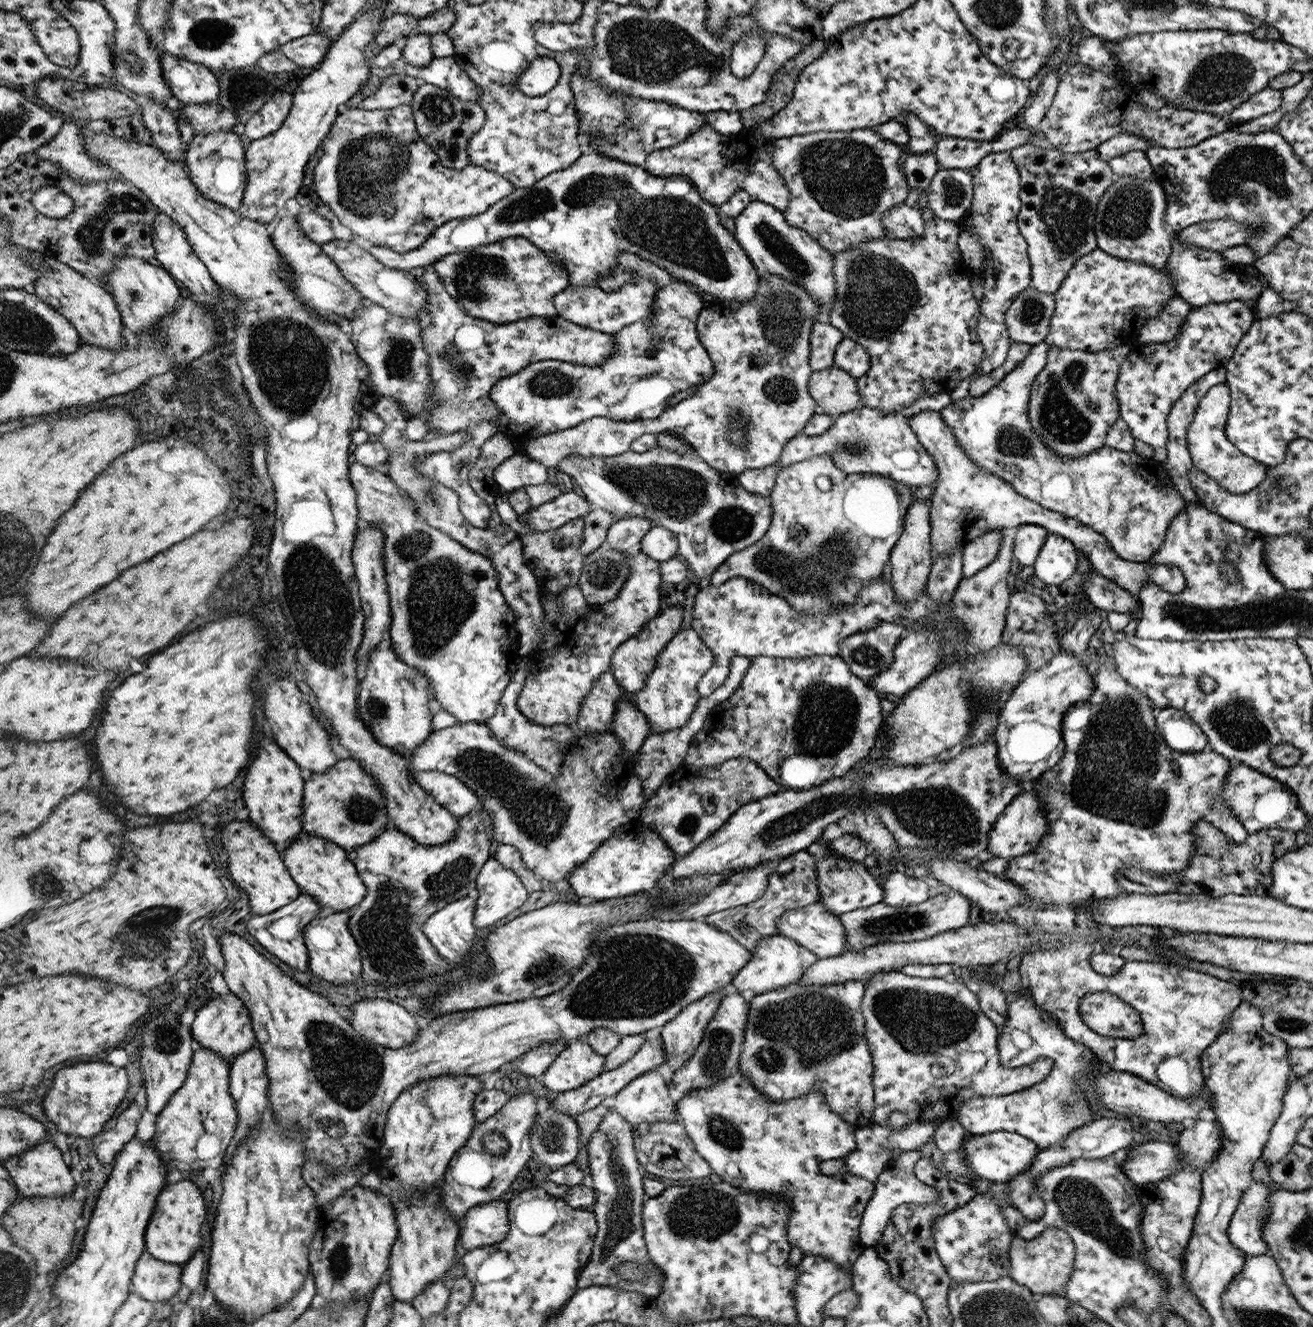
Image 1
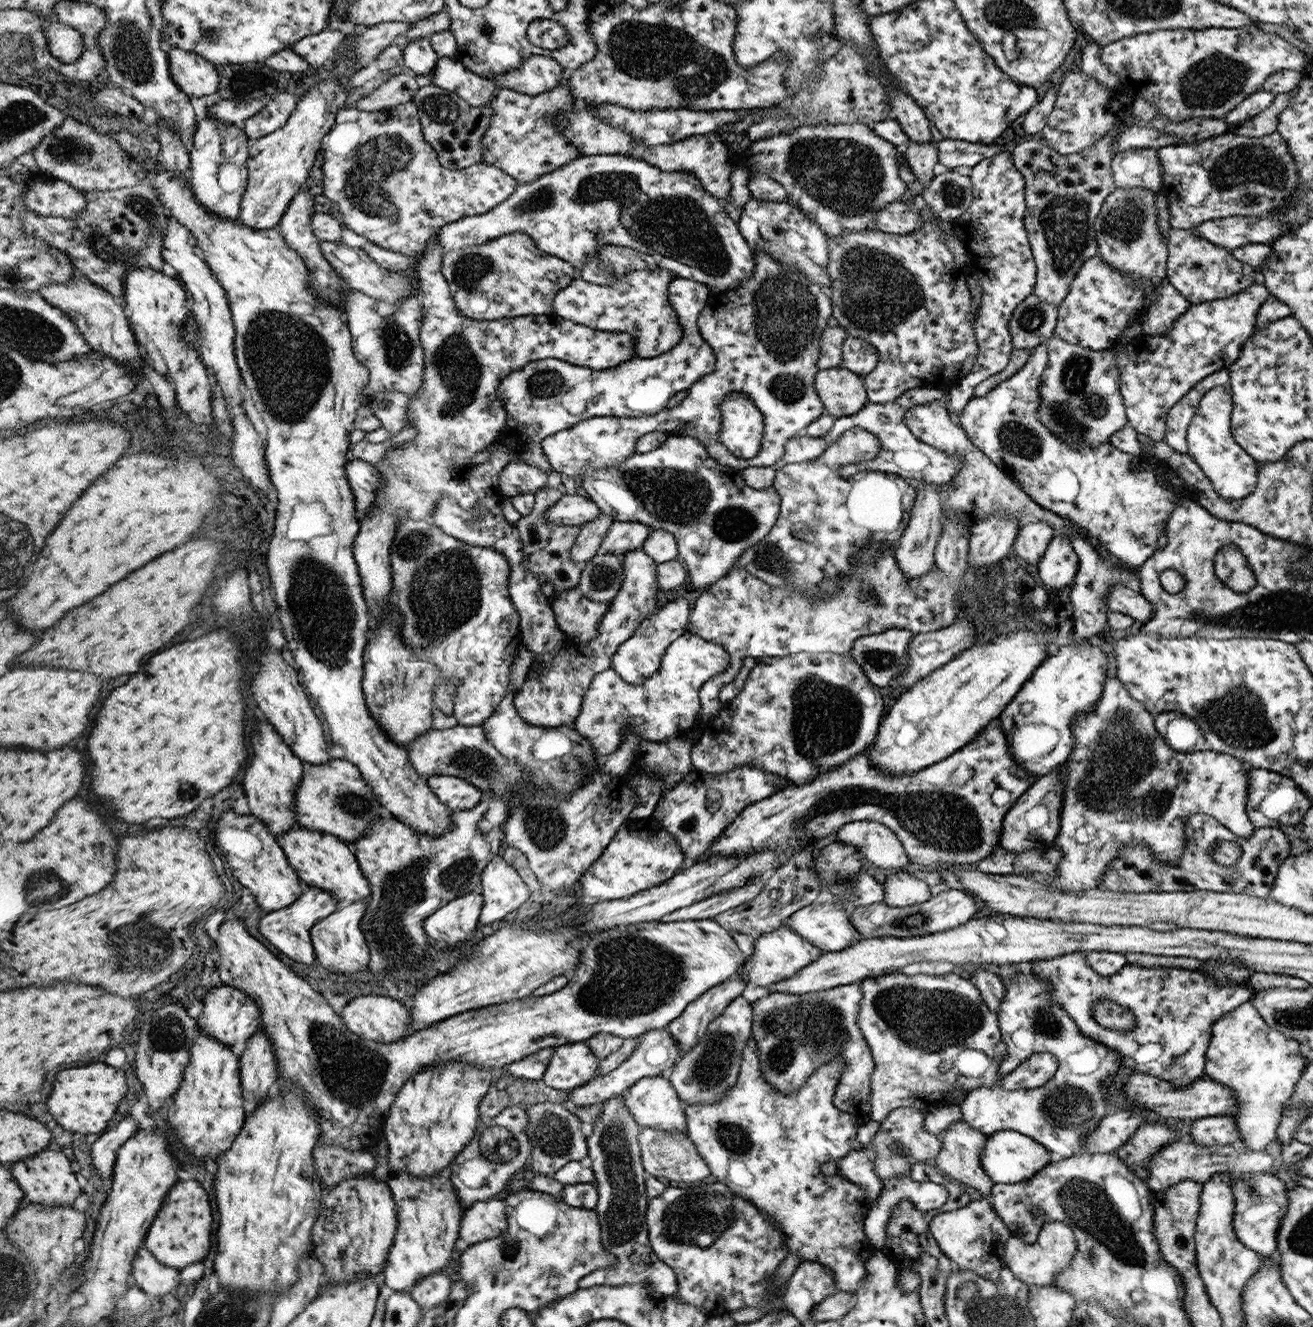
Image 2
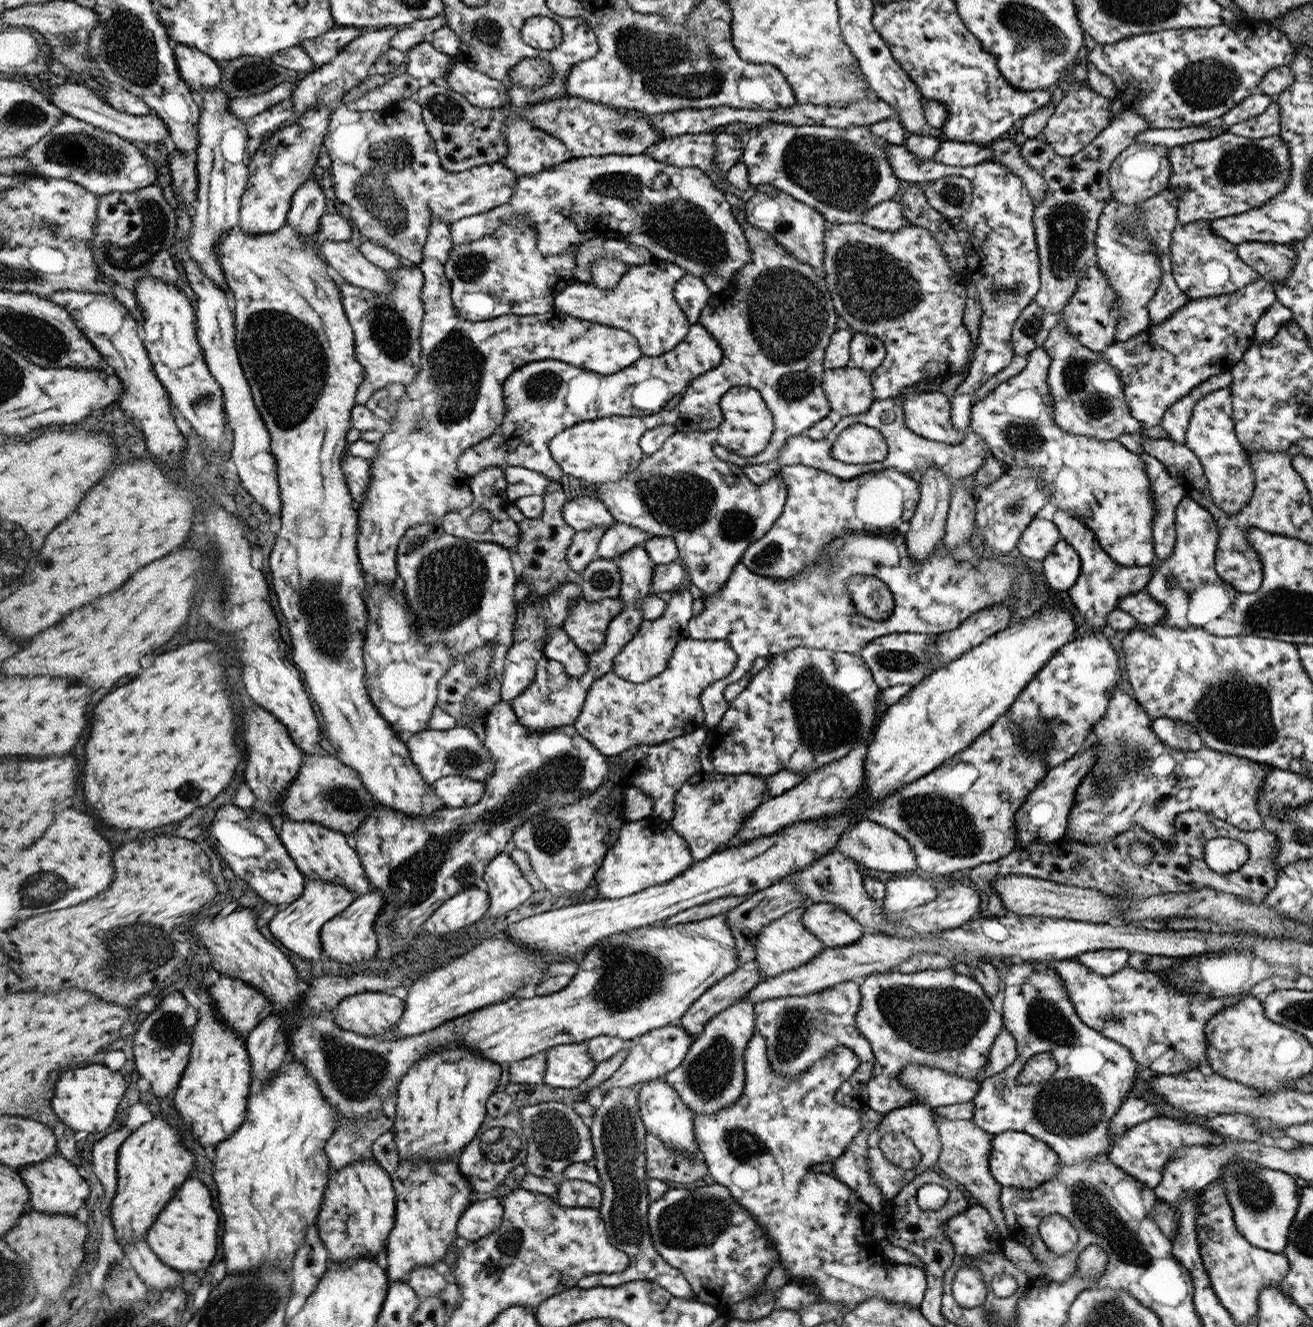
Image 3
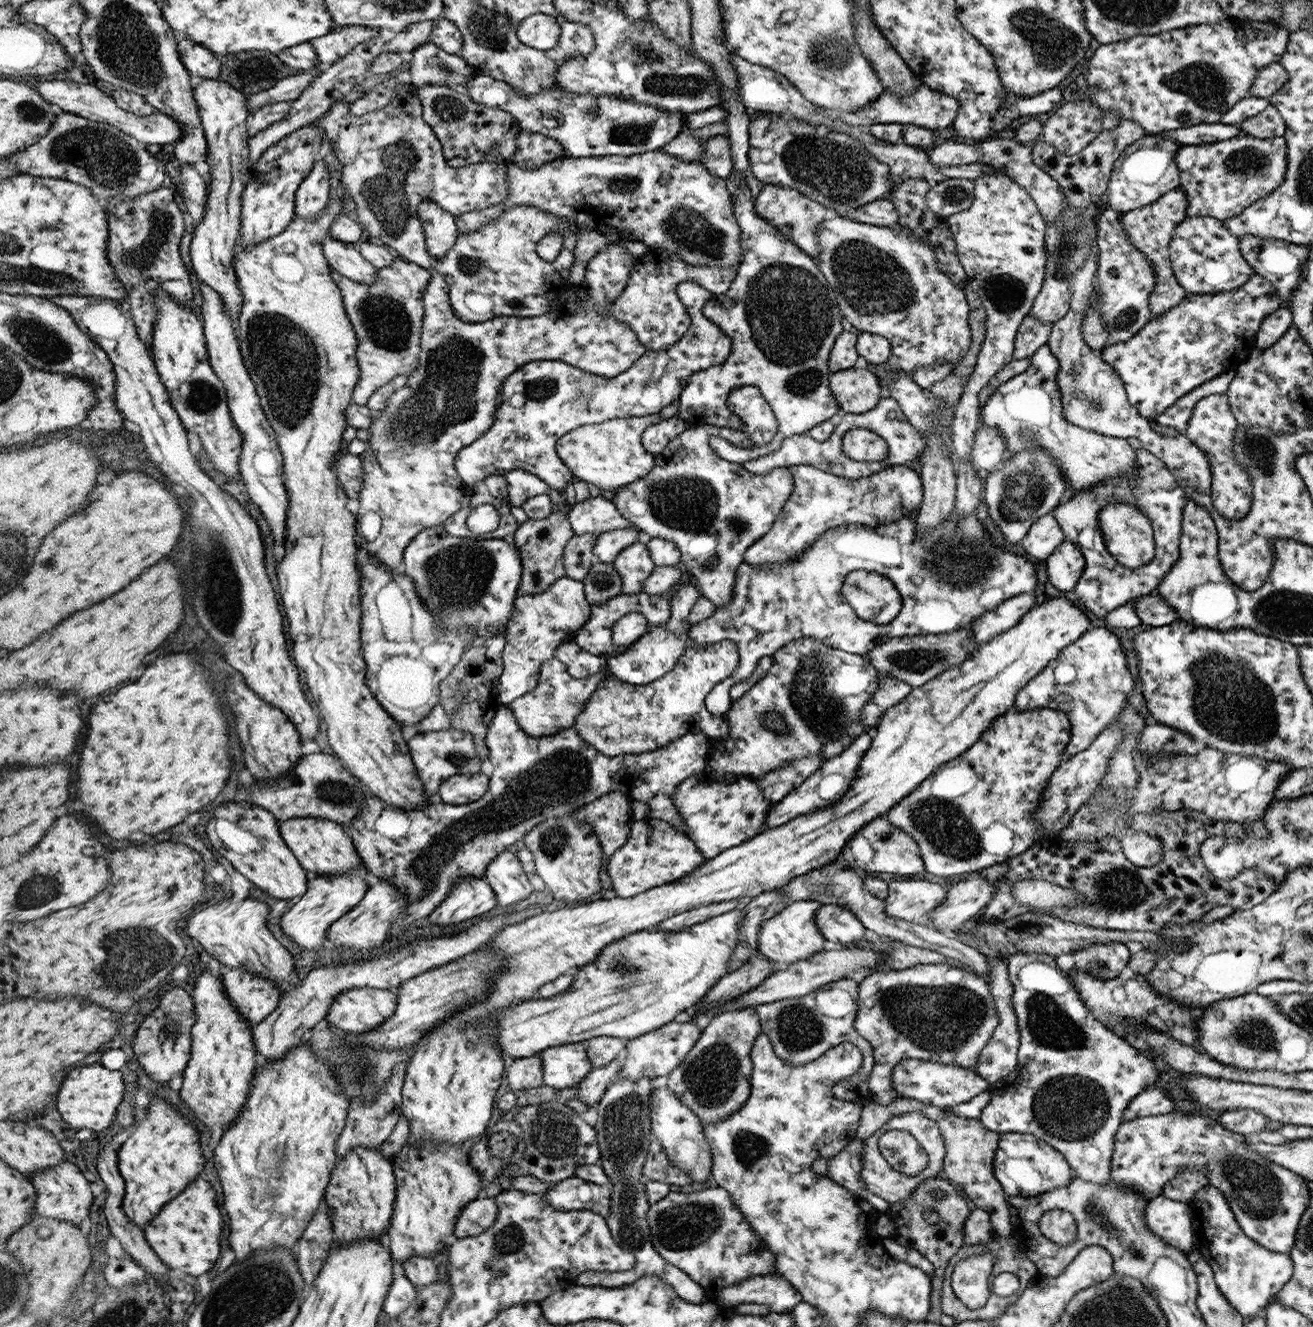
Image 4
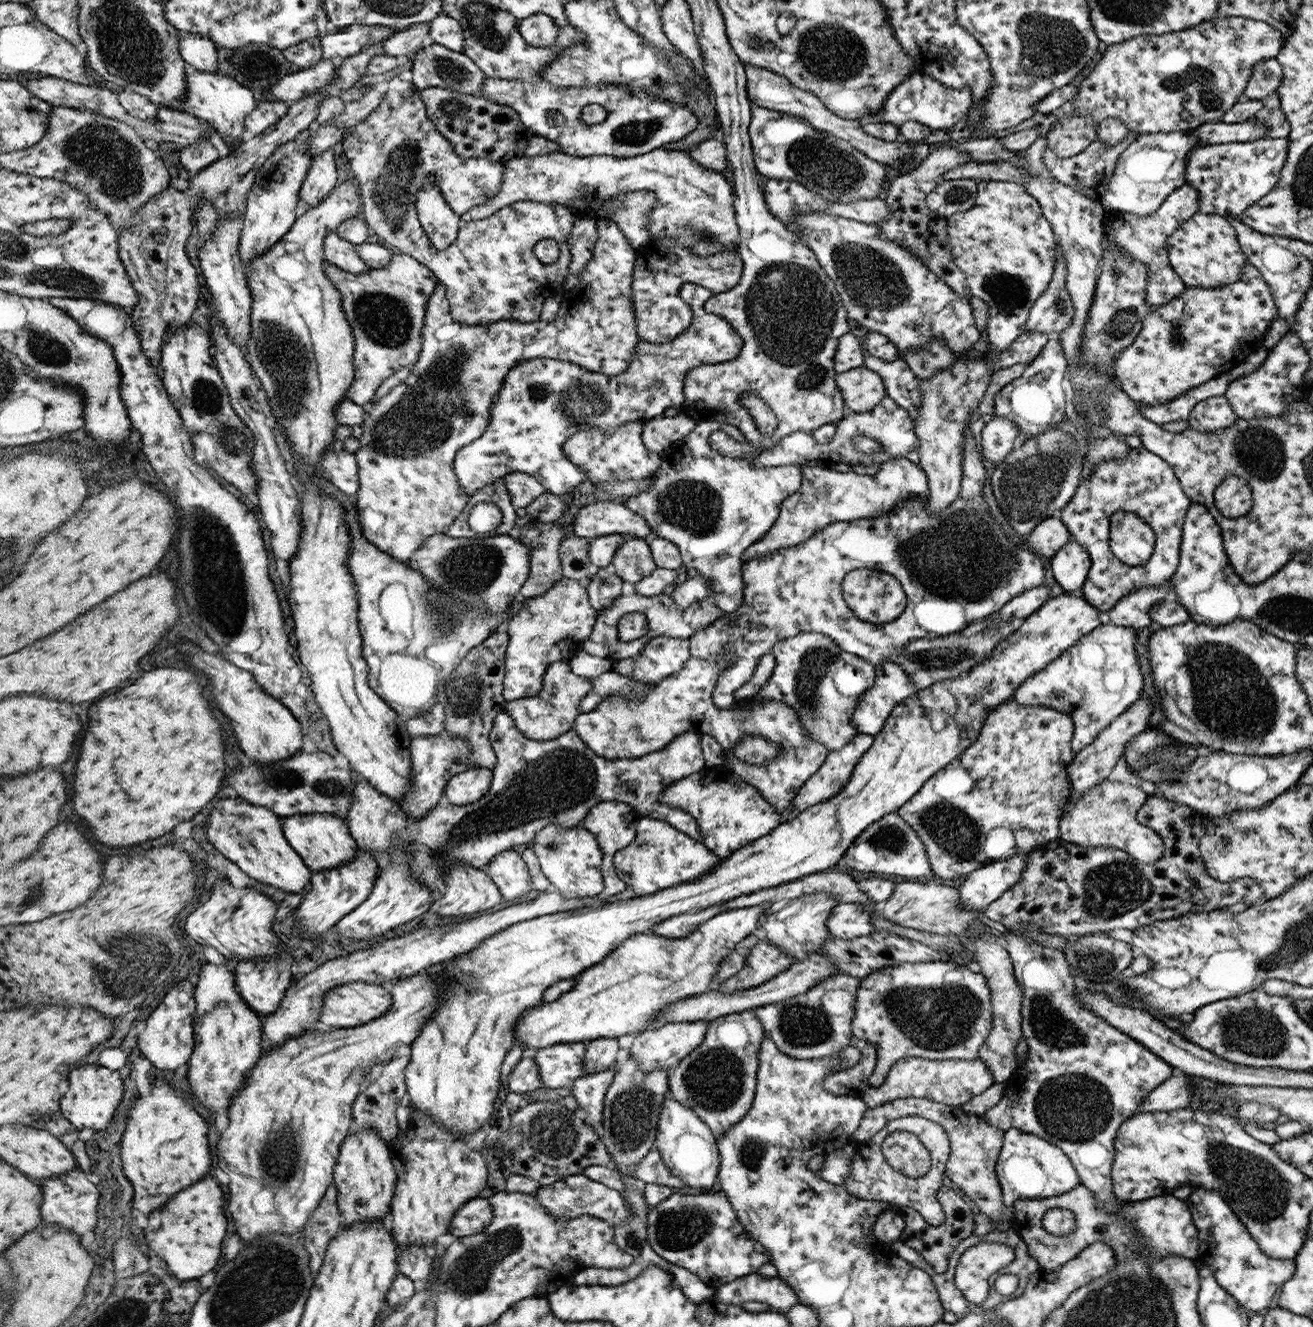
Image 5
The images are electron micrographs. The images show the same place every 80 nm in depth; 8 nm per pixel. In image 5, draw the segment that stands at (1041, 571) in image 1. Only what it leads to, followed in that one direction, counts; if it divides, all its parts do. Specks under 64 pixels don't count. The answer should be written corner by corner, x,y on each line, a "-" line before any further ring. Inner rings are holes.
1070,540
1049,559
1054,580
1065,592
1078,590
1087,580
1091,570
1091,555
1079,541

